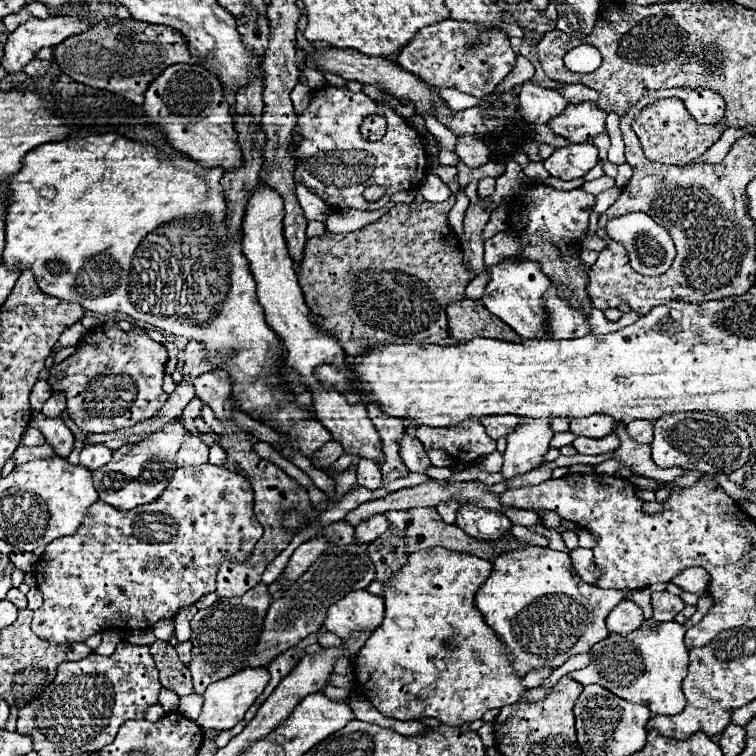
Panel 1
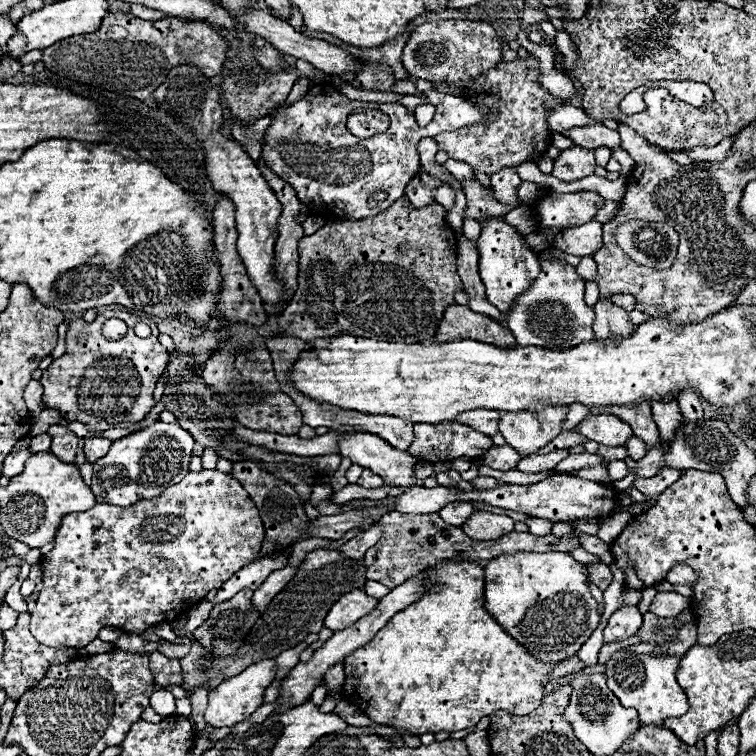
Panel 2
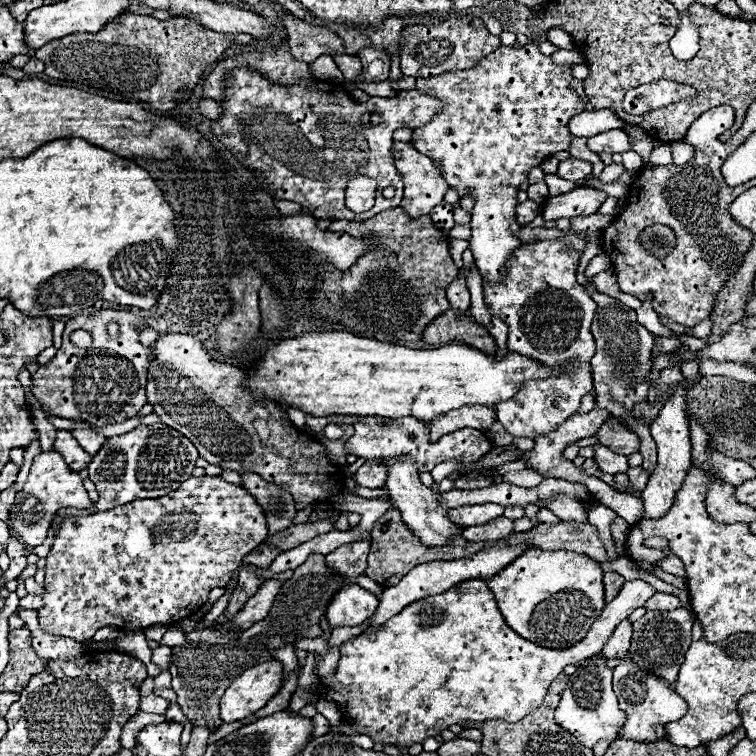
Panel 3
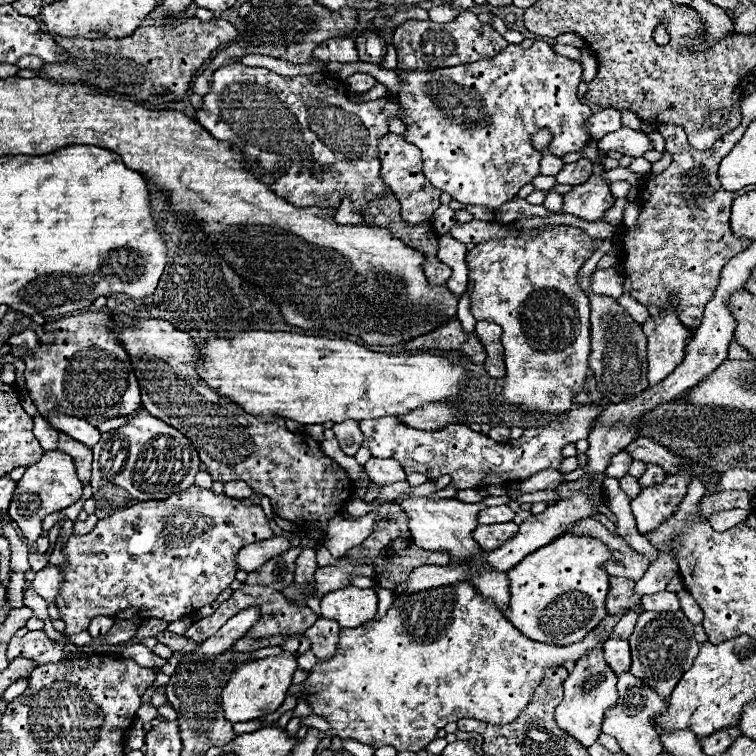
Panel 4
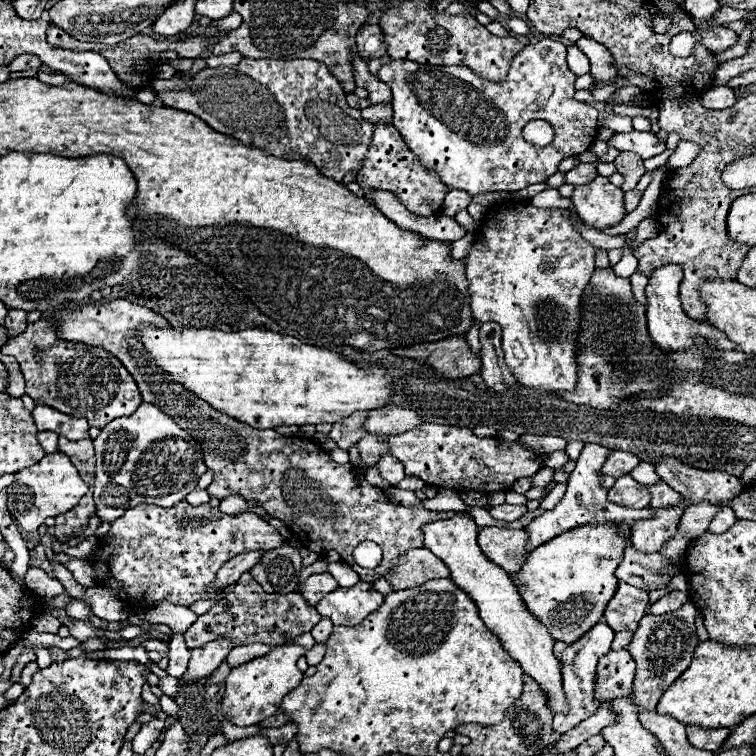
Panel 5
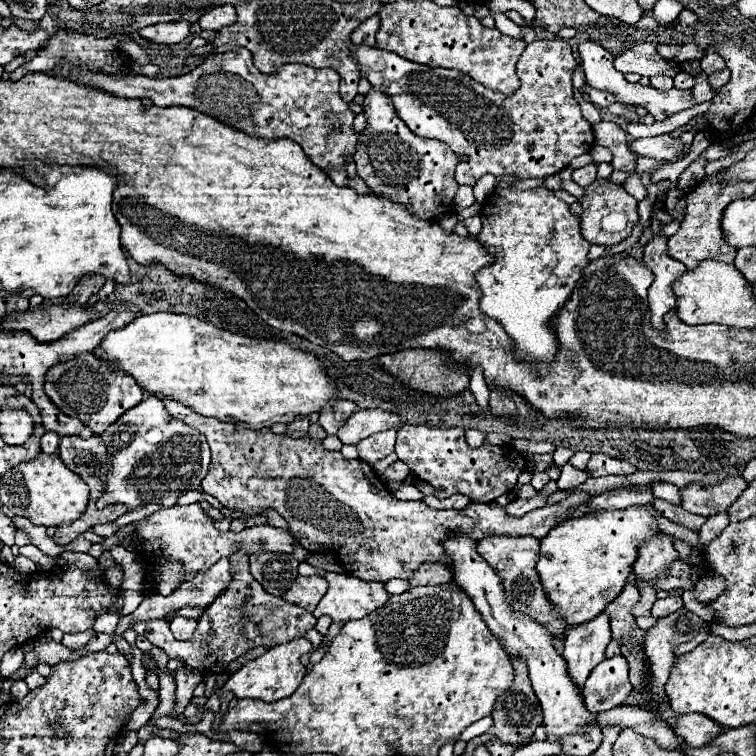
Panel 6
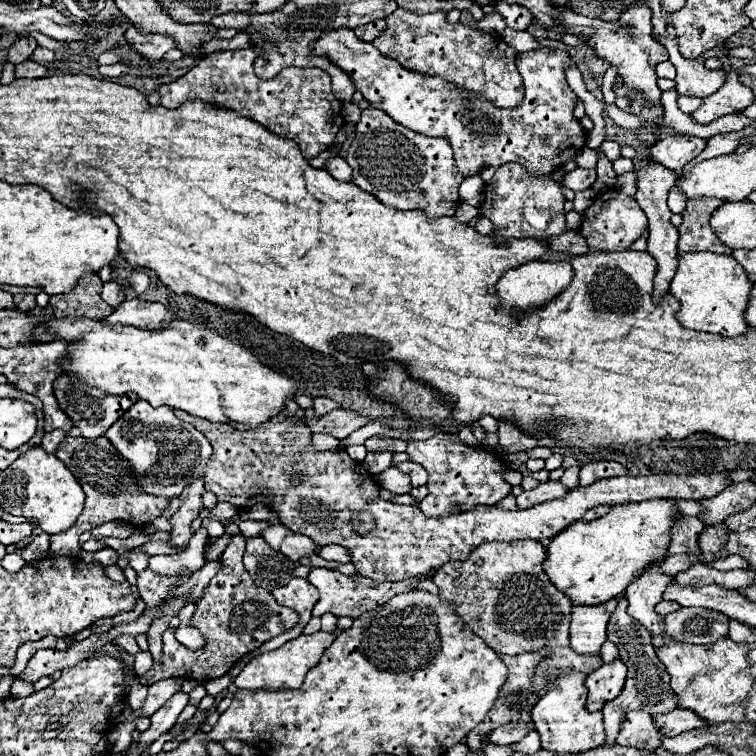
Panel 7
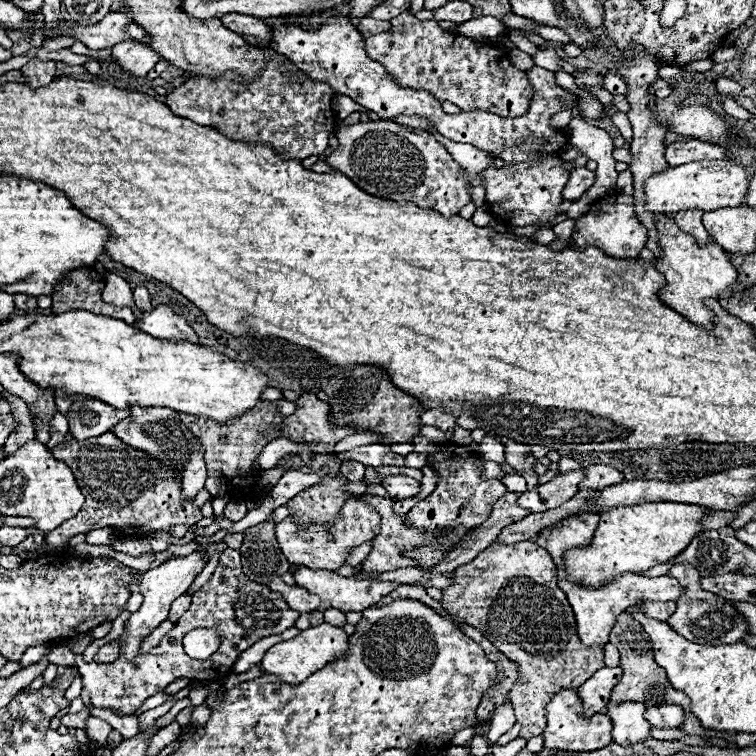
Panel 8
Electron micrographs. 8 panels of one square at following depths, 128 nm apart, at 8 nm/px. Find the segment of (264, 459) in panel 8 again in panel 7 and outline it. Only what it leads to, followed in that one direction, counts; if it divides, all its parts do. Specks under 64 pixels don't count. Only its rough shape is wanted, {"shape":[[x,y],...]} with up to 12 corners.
{"shape":[[312,434],[316,450],[338,448],[340,440],[328,434]]}

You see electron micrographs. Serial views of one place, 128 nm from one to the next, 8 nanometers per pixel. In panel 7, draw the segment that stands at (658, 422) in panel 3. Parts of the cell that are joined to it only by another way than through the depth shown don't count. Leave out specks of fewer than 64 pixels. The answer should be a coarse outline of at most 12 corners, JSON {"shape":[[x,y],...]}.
{"shape":[[650,566],[626,588],[628,614],[664,638],[664,618],[652,610],[672,576]]}

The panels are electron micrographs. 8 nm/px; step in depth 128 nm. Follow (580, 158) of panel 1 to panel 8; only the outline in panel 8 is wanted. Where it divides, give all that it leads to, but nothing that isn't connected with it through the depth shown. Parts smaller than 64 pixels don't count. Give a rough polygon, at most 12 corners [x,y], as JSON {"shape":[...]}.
{"shape":[[576,168],[562,196],[576,202],[592,184],[594,172]]}

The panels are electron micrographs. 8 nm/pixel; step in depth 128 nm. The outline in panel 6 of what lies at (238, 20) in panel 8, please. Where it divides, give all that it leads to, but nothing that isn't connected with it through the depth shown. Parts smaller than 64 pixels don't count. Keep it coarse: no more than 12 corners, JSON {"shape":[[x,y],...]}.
{"shape":[[218,6],[198,20],[202,30],[220,30],[236,20],[234,6]]}

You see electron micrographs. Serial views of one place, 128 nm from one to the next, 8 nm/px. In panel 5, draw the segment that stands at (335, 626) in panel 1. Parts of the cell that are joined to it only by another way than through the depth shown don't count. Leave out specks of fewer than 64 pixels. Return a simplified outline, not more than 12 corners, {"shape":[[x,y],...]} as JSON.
{"shape":[[370,582],[328,592],[314,608],[334,624],[356,626],[384,596]]}

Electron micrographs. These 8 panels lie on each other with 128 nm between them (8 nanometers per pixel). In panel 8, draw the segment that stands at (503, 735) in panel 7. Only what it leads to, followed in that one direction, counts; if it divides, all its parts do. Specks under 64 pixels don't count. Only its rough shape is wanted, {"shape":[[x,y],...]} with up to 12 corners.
{"shape":[[532,540],[490,544],[440,600],[518,666],[520,738],[604,666]]}

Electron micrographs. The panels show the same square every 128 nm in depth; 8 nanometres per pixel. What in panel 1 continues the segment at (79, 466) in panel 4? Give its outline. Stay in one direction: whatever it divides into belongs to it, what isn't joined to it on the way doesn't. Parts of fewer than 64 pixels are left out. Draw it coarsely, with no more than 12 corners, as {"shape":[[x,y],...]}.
{"shape":[[34,414],[36,426],[60,458],[68,458],[74,436],[60,418]]}

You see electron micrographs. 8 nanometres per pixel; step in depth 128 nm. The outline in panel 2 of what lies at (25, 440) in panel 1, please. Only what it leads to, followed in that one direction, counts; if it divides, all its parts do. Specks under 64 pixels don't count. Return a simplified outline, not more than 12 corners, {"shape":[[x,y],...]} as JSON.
{"shape":[[48,434],[34,436],[32,452],[48,452],[52,438]]}

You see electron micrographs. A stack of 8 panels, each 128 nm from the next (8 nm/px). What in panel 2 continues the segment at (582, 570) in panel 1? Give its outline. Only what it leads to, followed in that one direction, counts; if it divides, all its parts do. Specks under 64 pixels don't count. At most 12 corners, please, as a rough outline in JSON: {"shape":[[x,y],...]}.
{"shape":[[606,564],[588,566],[590,580],[606,590],[612,572]]}

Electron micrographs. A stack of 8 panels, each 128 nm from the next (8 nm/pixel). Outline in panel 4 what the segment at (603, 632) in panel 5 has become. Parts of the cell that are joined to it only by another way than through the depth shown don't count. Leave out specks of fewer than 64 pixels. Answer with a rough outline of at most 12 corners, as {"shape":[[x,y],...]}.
{"shape":[[600,642],[576,660],[558,728],[590,746],[618,698]]}

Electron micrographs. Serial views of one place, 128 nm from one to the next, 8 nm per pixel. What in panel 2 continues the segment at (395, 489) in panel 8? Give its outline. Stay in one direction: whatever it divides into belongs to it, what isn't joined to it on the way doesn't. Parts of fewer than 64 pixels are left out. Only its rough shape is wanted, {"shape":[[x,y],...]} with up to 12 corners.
{"shape":[[364,468],[358,484],[362,488],[380,488],[384,484],[378,474]]}

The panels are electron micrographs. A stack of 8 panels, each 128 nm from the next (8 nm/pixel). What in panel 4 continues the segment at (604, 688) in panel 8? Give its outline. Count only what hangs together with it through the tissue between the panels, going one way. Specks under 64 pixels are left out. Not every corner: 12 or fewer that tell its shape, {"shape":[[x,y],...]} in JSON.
{"shape":[[608,638],[604,660],[614,674],[632,666],[628,640]]}

